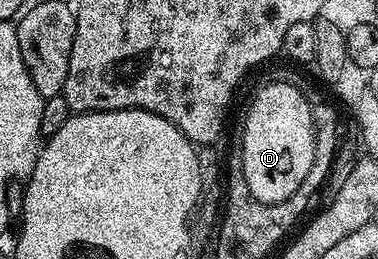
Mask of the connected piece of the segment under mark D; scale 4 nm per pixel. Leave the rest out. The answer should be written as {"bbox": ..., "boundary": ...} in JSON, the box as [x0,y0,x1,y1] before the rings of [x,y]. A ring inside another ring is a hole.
{"bbox":[243,80,315,204],"boundary":[[[279,80],[276,84],[267,84],[251,100],[247,108],[247,117],[243,120],[243,169],[245,170],[245,182],[249,186],[249,194],[266,204],[285,202],[301,182],[305,182],[305,174],[315,161],[315,119],[311,113],[312,101],[303,97],[299,88]]]}

